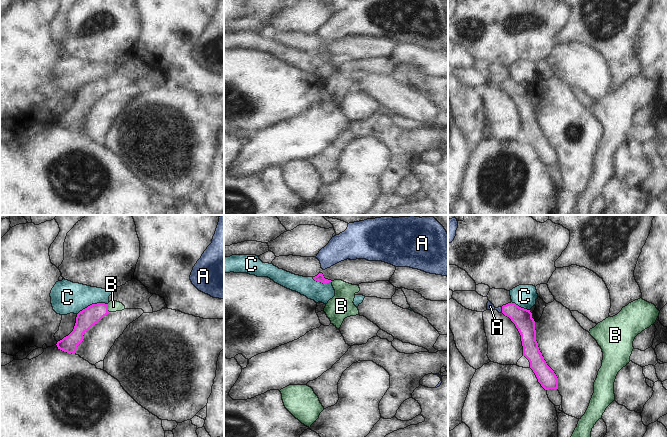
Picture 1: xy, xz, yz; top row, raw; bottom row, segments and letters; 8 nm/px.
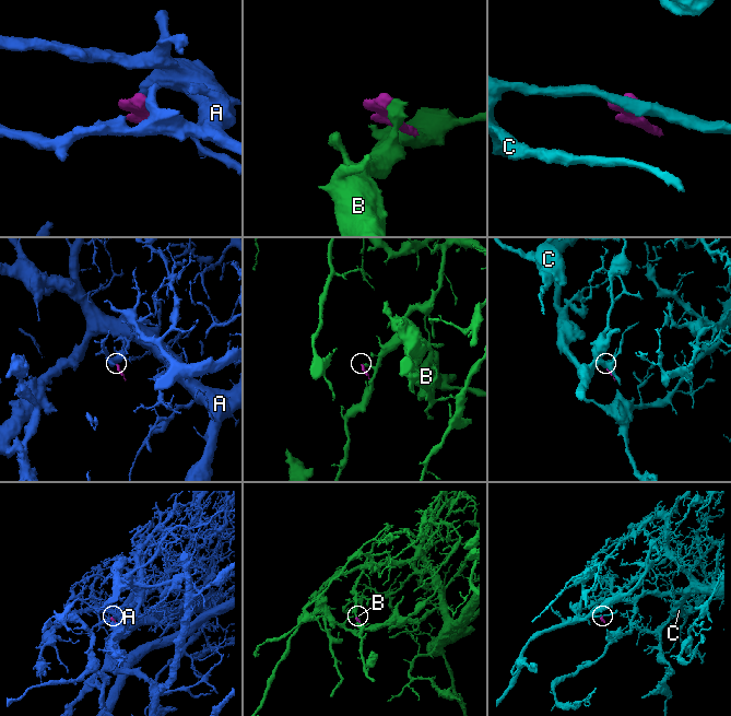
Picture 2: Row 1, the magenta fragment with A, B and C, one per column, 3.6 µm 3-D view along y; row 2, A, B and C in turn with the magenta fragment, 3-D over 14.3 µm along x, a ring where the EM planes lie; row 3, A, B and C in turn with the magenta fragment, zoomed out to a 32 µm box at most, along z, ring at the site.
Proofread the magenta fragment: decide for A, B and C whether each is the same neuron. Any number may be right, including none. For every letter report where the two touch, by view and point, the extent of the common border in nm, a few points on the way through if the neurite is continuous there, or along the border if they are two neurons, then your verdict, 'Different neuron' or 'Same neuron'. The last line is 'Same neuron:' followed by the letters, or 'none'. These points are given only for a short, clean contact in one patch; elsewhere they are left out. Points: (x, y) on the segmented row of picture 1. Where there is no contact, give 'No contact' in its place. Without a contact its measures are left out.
A: Touches magenta at yz (502, 309). Shared border 40 nm. Path across: yz (522, 318), (511, 310), (502, 309), (495, 309), (490, 306). Same neuron
B: Touches magenta at xy (107, 308). Shared border 70 nm. Different neuron
C: Touches magenta at xy (92, 304). Shared border 260 nm. Boundary: xy (107, 303), (92, 303), (77, 314). Different neuron
Same neuron: A

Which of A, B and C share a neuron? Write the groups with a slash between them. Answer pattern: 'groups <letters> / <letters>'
groups A / B / C

